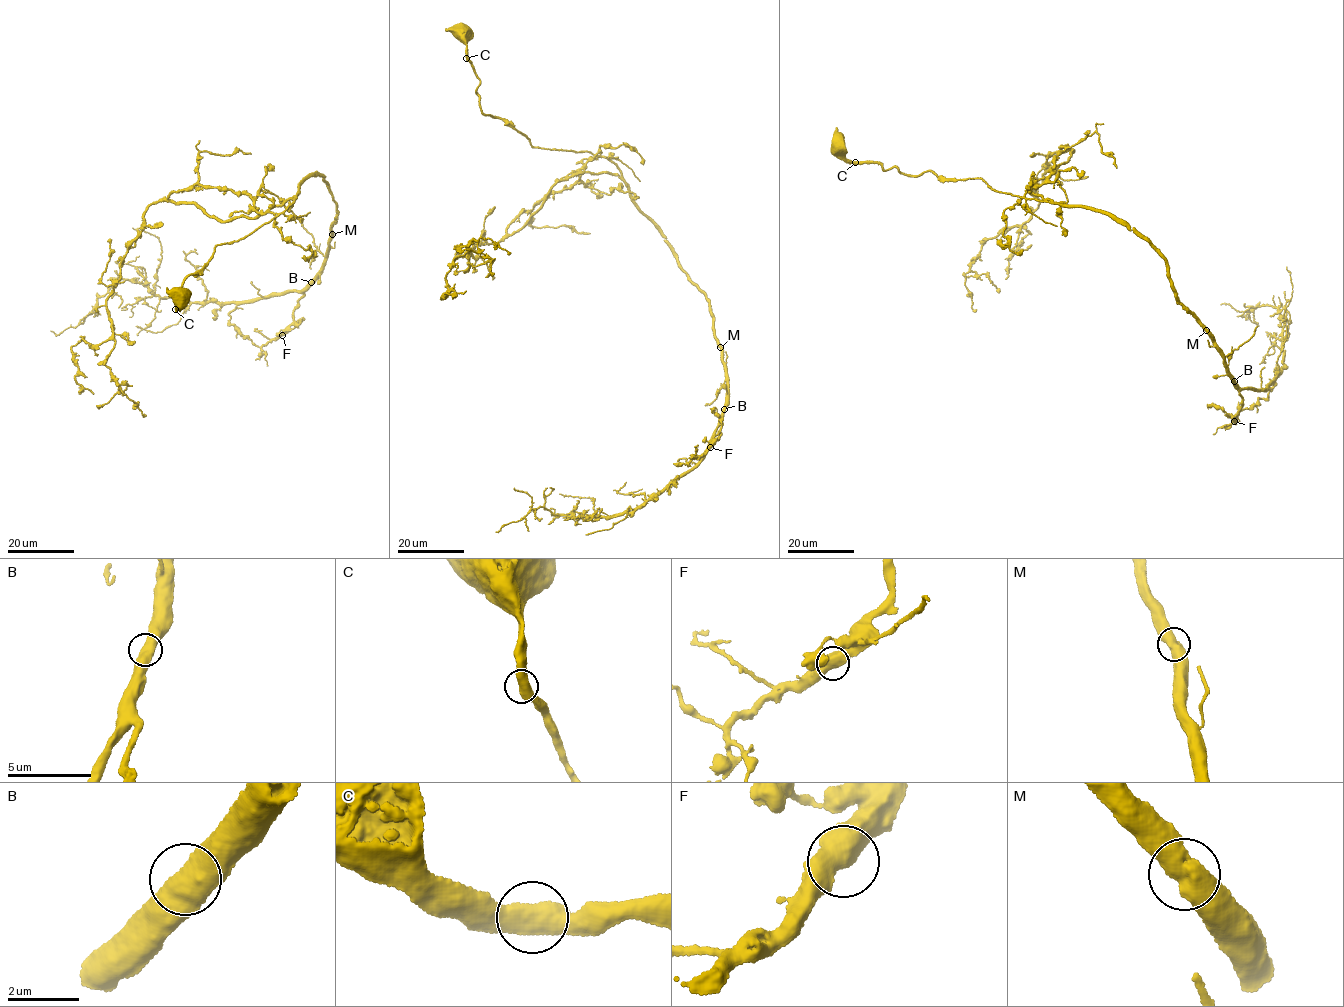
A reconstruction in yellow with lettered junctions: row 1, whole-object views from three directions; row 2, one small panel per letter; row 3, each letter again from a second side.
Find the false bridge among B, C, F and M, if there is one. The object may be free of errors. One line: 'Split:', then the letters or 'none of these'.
Split: none of these

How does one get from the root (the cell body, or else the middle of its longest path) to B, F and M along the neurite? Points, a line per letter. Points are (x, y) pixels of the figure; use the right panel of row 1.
B: (838, 145), (853, 162), (980, 178), (1026, 200), (1114, 214), (1164, 259), (1177, 301), (1234, 381)
F: (838, 145), (853, 162), (1114, 214), (1164, 259), (1177, 301), (1223, 357), (1242, 398), (1234, 421)
M: (838, 145), (847, 159), (885, 170), (980, 178), (1026, 200), (1111, 213), (1164, 259), (1177, 301), (1207, 330)

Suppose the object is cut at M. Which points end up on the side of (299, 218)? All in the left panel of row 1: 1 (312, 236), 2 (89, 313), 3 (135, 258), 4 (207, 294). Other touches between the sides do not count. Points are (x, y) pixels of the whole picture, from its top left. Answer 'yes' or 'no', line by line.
1: no
2: no
3: no
4: no

